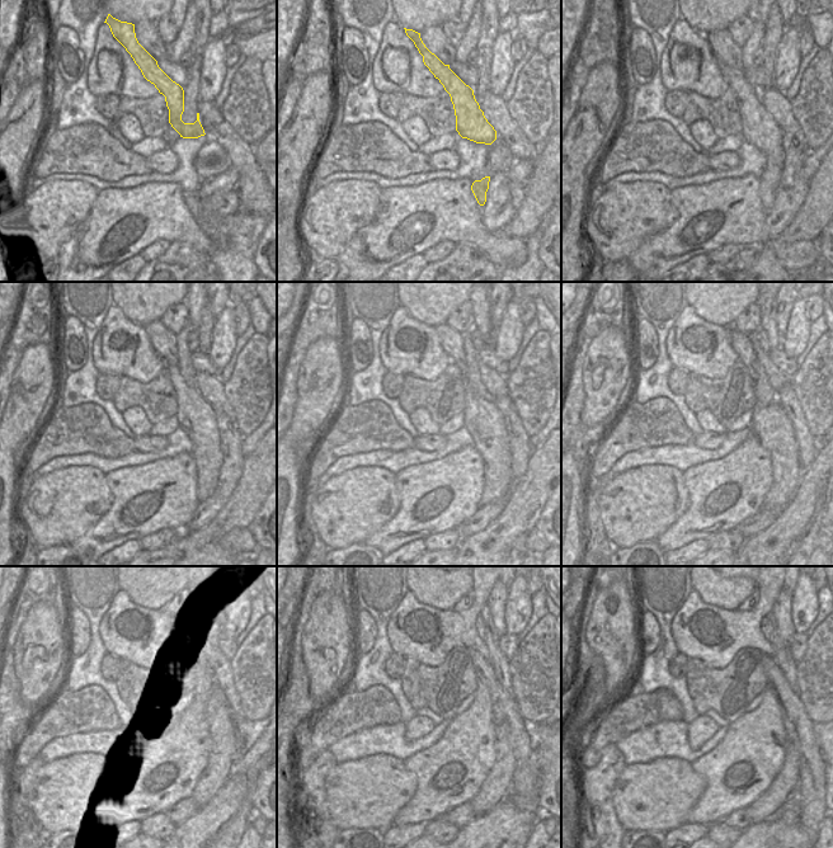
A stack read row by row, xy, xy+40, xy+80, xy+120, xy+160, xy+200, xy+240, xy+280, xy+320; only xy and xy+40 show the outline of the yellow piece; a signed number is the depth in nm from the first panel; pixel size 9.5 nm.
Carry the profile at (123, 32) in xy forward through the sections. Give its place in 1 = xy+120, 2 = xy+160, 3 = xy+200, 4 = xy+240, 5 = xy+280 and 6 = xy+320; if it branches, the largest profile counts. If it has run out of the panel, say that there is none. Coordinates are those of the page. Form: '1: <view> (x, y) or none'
1: xy+120 (196, 415)
2: xy+160 (483, 419)
3: xy+200 (770, 424)
4: xy+240 (213, 777)
5: xy+280 (497, 785)
6: xy+320 (787, 778)

